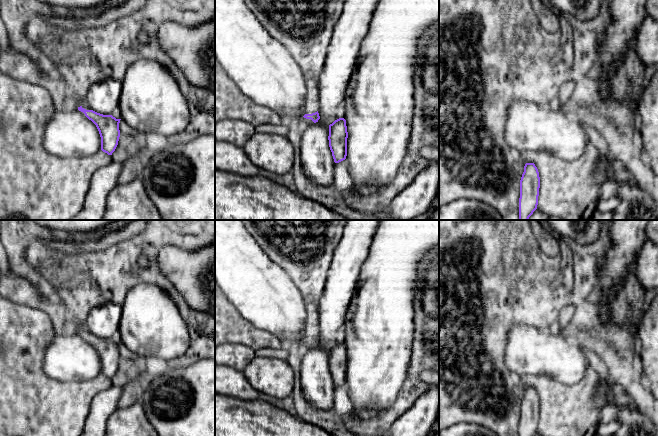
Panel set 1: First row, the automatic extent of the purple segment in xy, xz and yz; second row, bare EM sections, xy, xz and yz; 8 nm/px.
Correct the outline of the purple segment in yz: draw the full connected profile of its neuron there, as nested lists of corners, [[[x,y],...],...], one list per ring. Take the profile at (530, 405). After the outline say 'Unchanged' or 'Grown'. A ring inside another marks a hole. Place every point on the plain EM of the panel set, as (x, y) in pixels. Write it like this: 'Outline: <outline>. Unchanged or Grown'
Outline: [[[526,387],[520,404],[519,436],[534,436],[538,429],[540,401],[534,387]]]. Unchanged

